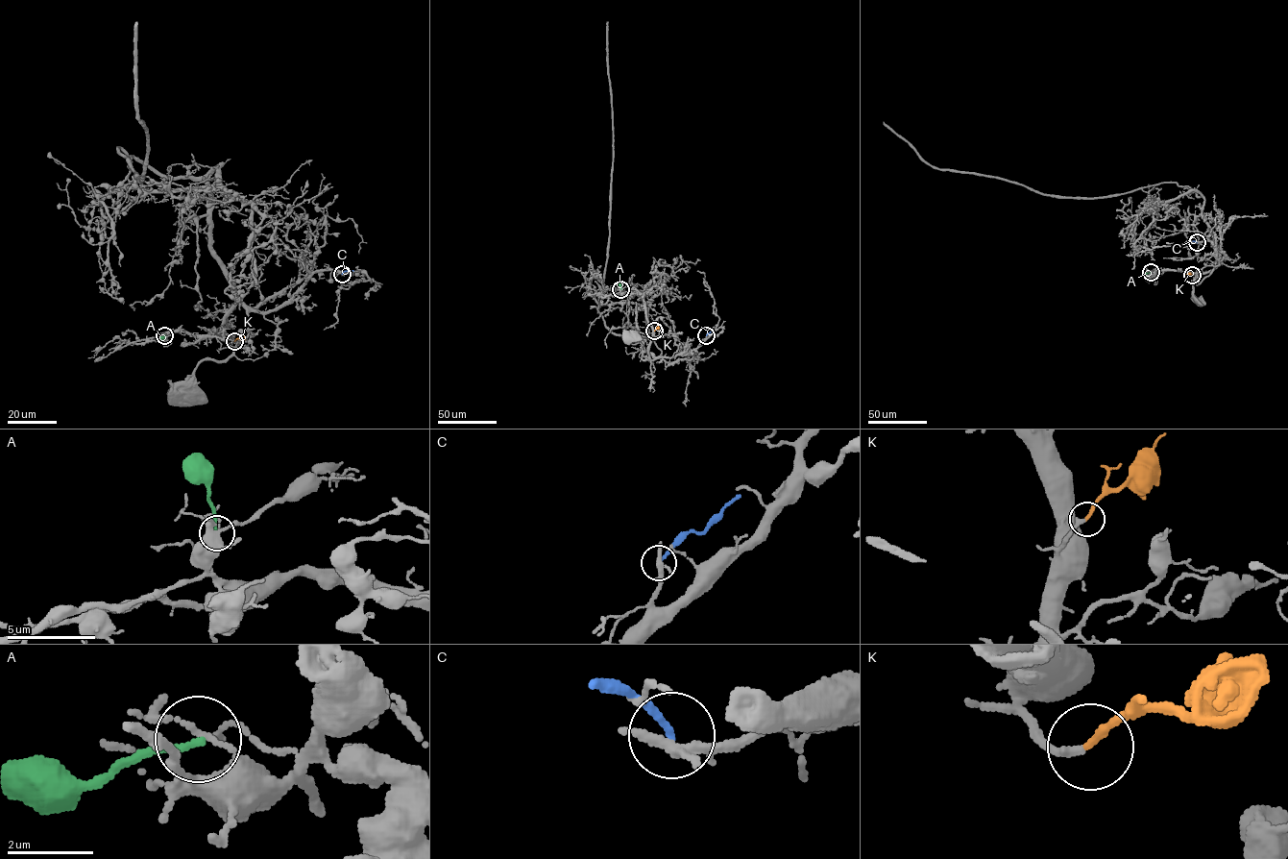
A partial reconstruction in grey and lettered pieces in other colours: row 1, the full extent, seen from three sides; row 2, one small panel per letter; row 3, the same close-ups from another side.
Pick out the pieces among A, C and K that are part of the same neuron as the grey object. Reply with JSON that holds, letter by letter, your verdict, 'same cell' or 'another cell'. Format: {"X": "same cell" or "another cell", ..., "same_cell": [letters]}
{"A": "another cell", "C": "another cell", "K": "same cell", "same_cell": ["K"]}

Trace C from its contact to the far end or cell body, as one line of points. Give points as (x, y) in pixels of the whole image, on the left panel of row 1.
C: (342, 274), (353, 270)

